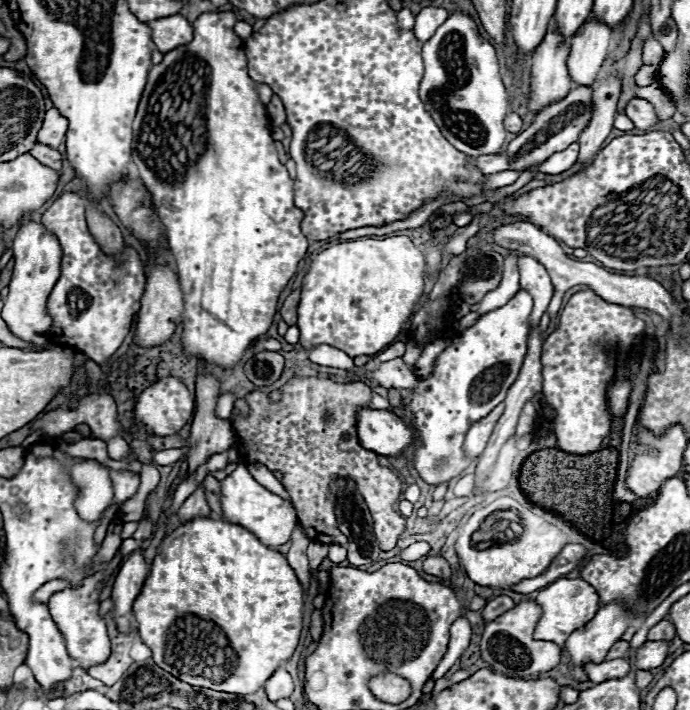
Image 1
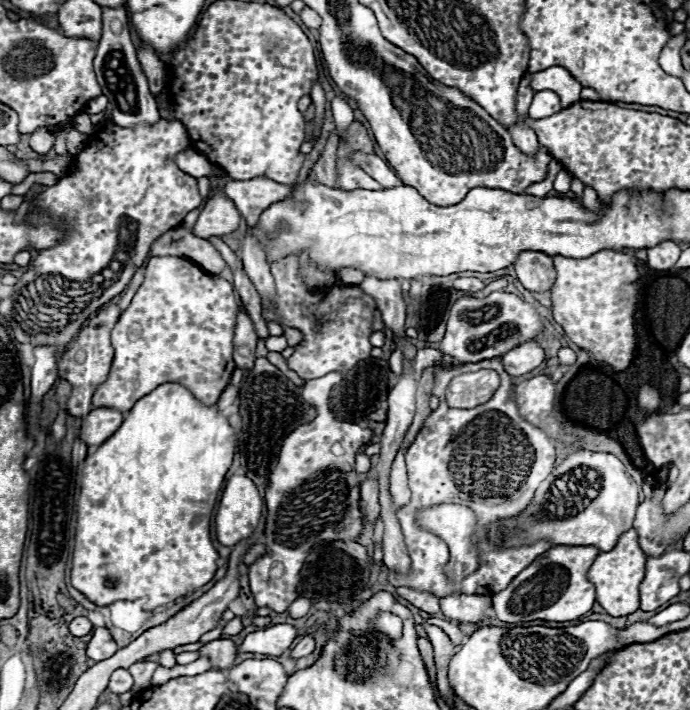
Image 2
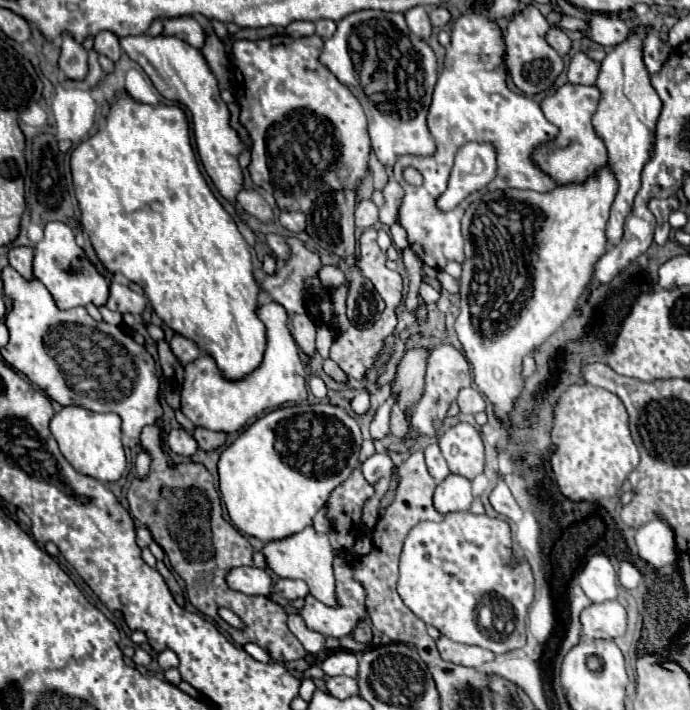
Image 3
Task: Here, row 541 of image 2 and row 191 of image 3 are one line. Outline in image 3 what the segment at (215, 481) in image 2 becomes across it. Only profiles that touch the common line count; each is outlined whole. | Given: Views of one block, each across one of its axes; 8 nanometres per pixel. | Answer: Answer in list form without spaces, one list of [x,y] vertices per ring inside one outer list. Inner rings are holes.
[[[122,94],[116,98],[116,102],[110,106],[110,112],[106,116],[106,128],[98,130],[96,136],[90,136],[88,140],[84,140],[70,158],[70,168],[72,168],[72,180],[74,180],[74,194],[78,198],[78,206],[80,209],[80,224],[83,232],[90,236],[90,242],[98,254],[98,258],[104,262],[106,270],[110,270],[112,274],[122,274],[126,276],[130,282],[136,282],[144,288],[154,312],[178,334],[198,342],[198,346],[202,350],[206,350],[218,364],[220,372],[228,378],[228,380],[240,380],[242,376],[250,374],[254,368],[258,368],[258,364],[262,362],[262,354],[264,354],[264,346],[266,346],[266,330],[262,320],[256,316],[256,304],[258,304],[258,282],[254,280],[252,274],[252,256],[250,250],[244,242],[244,238],[240,236],[236,222],[232,220],[232,216],[222,208],[222,204],[214,198],[212,190],[208,188],[208,184],[204,182],[204,176],[198,170],[196,164],[196,156],[190,144],[190,128],[188,128],[188,120],[186,114],[180,106],[168,106],[168,104],[158,104],[158,106],[150,106],[150,104],[142,104],[138,100],[134,100],[128,94]]]

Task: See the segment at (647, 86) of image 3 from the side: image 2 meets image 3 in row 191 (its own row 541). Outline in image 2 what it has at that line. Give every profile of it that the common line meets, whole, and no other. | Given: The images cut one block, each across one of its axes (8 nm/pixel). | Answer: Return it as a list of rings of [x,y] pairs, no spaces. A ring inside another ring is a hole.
[[[632,528],[628,532],[624,532],[620,538],[618,538],[618,544],[610,550],[610,552],[600,552],[598,558],[594,560],[590,572],[588,572],[588,580],[596,586],[596,600],[598,604],[610,614],[610,616],[628,616],[632,612],[638,610],[638,586],[644,578],[644,572],[646,572],[646,554],[642,552],[640,544],[638,544],[638,532]]]

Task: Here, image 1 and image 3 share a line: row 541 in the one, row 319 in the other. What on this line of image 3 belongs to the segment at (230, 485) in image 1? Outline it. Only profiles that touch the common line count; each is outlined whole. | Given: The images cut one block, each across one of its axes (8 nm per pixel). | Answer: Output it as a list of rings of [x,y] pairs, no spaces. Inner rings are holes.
[[[278,302],[258,304],[256,308],[258,318],[266,326],[266,350],[262,364],[252,370],[242,380],[228,380],[218,370],[214,358],[210,354],[202,354],[198,360],[186,364],[186,380],[182,386],[182,400],[180,410],[188,416],[194,424],[204,426],[208,430],[222,430],[222,432],[236,432],[248,420],[266,412],[266,408],[278,408],[288,402],[304,402],[308,396],[306,390],[306,370],[298,356],[298,346],[288,330],[288,312]]]

